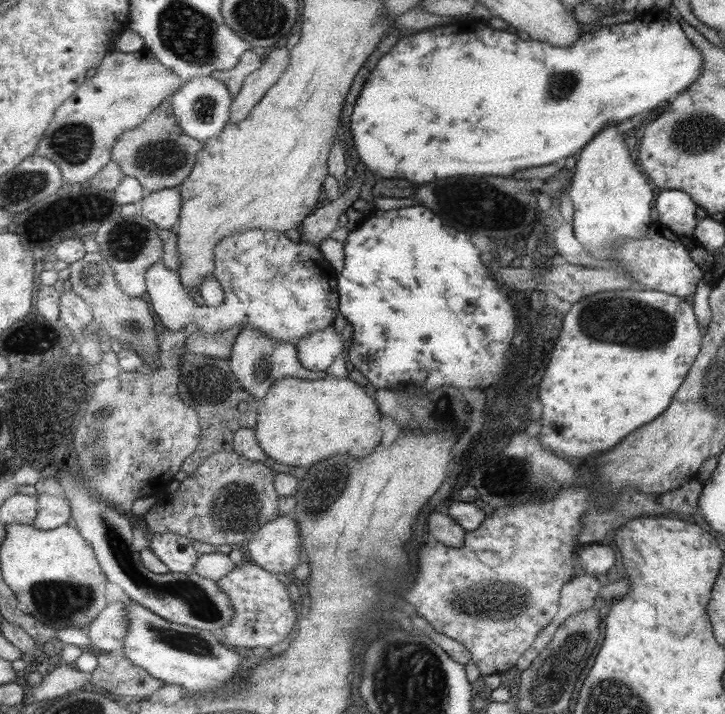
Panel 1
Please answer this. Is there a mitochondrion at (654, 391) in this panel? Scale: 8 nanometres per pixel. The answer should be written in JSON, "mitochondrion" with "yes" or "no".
{"mitochondrion":"no"}

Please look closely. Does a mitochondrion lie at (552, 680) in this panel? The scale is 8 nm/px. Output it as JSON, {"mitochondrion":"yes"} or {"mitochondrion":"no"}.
{"mitochondrion":"yes"}

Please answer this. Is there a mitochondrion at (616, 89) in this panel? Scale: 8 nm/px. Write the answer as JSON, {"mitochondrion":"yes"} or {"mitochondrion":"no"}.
{"mitochondrion":"no"}

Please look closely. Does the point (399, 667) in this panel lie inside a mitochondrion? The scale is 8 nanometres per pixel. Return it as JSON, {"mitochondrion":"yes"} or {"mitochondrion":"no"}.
{"mitochondrion":"yes"}

